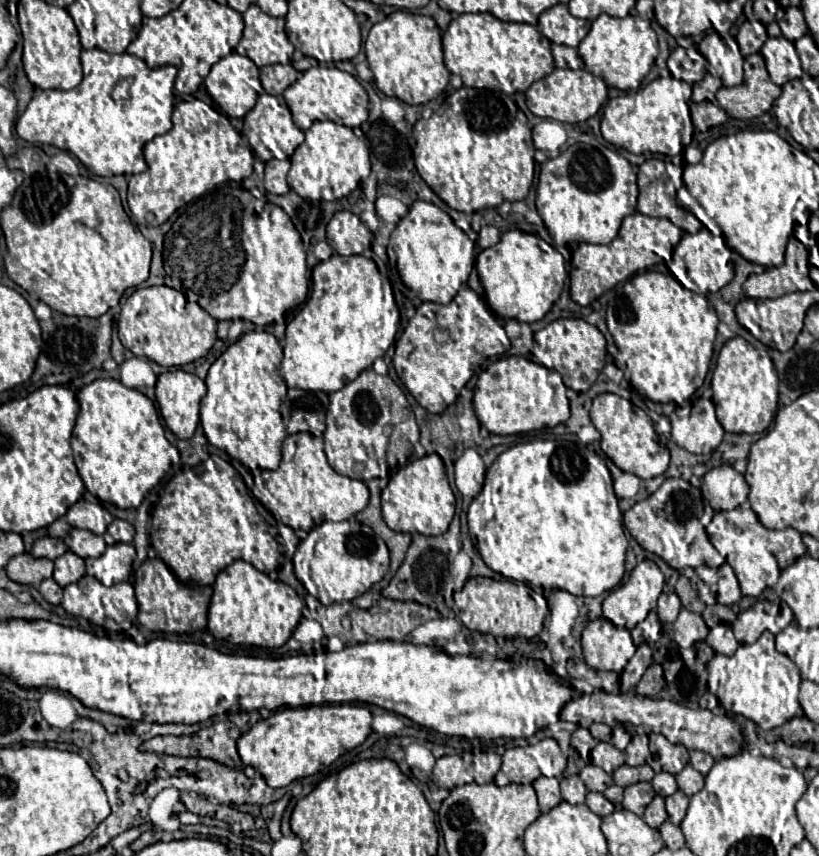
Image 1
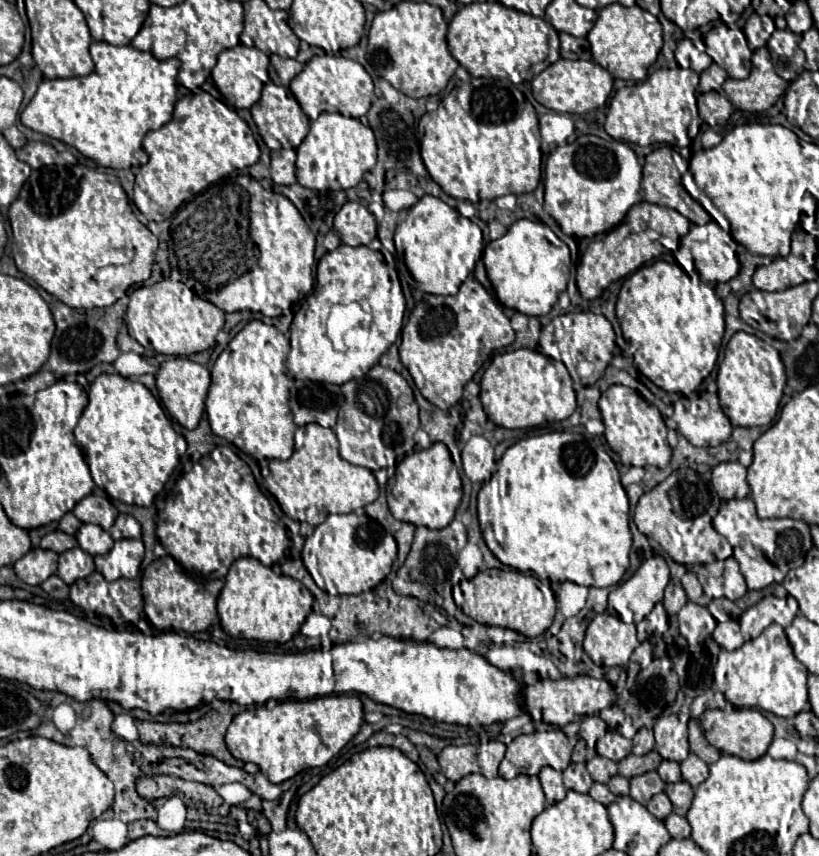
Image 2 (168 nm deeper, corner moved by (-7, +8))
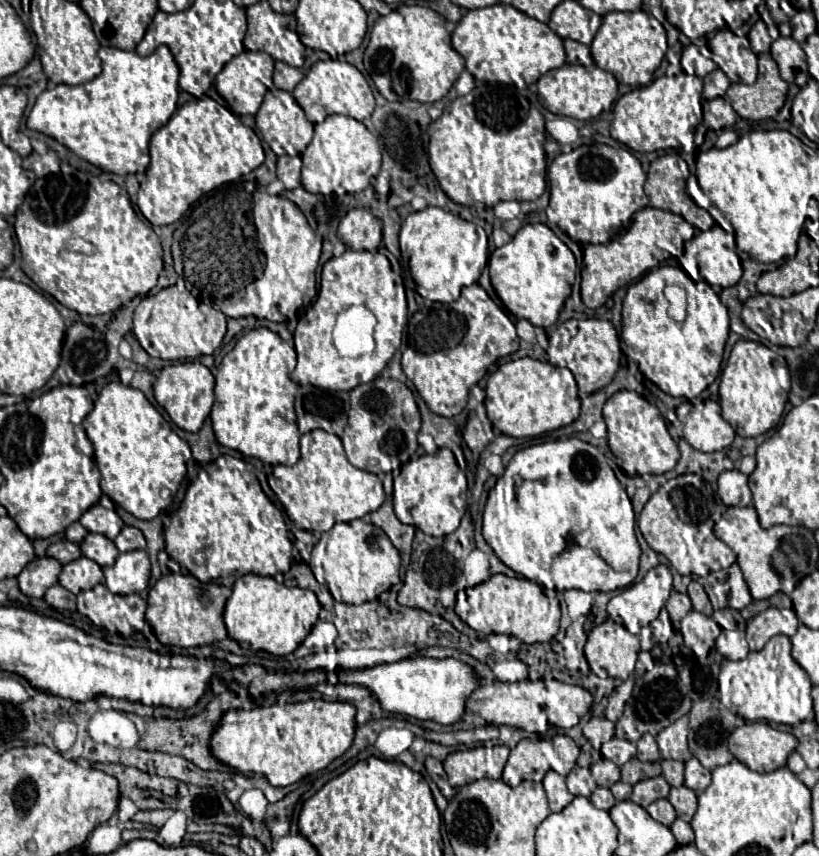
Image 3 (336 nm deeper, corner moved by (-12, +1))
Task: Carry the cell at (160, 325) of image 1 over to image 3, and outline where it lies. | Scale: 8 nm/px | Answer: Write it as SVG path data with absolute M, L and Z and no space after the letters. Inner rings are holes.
M183 277L153 296L145 296L135 308L133 334L149 356L163 360L193 360L203 354L213 354L227 330L227 320L211 304L197 300L185 286Z

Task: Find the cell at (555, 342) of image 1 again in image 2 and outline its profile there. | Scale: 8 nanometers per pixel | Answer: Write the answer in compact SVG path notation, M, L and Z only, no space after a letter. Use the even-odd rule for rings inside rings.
M590 311L568 313L554 318L542 328L539 340L541 352L554 360L562 361L573 381L580 380L583 385L592 385L604 375L604 369L612 361L615 346L615 332L610 321L604 315Z

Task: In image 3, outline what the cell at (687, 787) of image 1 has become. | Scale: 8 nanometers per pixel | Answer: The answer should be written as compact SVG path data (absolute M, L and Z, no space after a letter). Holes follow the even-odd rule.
M691 758L685 764L685 786L695 790L697 794L703 792L711 784L711 770L703 768L697 758Z

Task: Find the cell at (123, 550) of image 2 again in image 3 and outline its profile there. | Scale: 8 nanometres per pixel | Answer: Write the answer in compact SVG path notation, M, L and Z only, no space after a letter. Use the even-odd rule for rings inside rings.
M131 550L117 556L113 566L105 566L105 586L113 594L131 594L143 592L147 588L151 566L145 550Z

